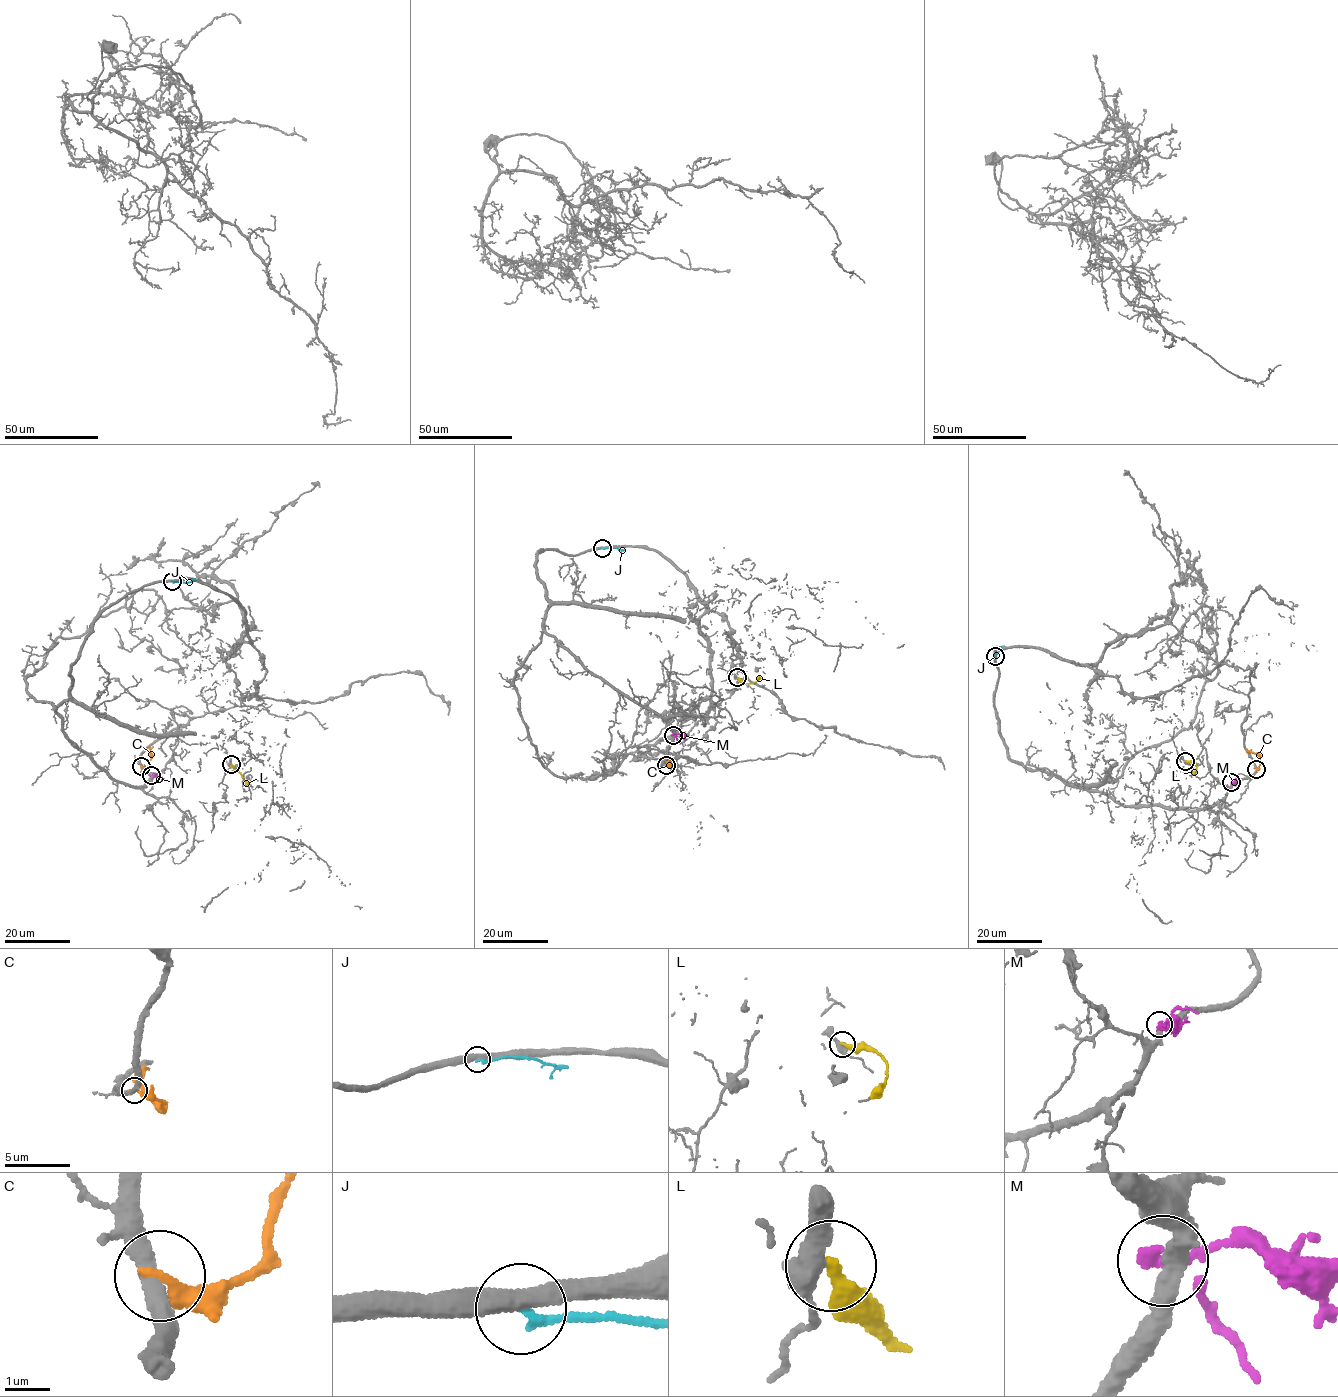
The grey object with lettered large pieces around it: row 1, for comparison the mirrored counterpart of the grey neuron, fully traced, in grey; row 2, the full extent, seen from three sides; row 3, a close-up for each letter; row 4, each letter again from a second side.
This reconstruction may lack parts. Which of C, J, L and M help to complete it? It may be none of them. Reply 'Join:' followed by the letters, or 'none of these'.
Join: none of these

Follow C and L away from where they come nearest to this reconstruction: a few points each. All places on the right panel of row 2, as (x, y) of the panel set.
C: (1256, 769), (1259, 757), (1246, 749)
L: (1185, 761), (1196, 766), (1192, 774)

